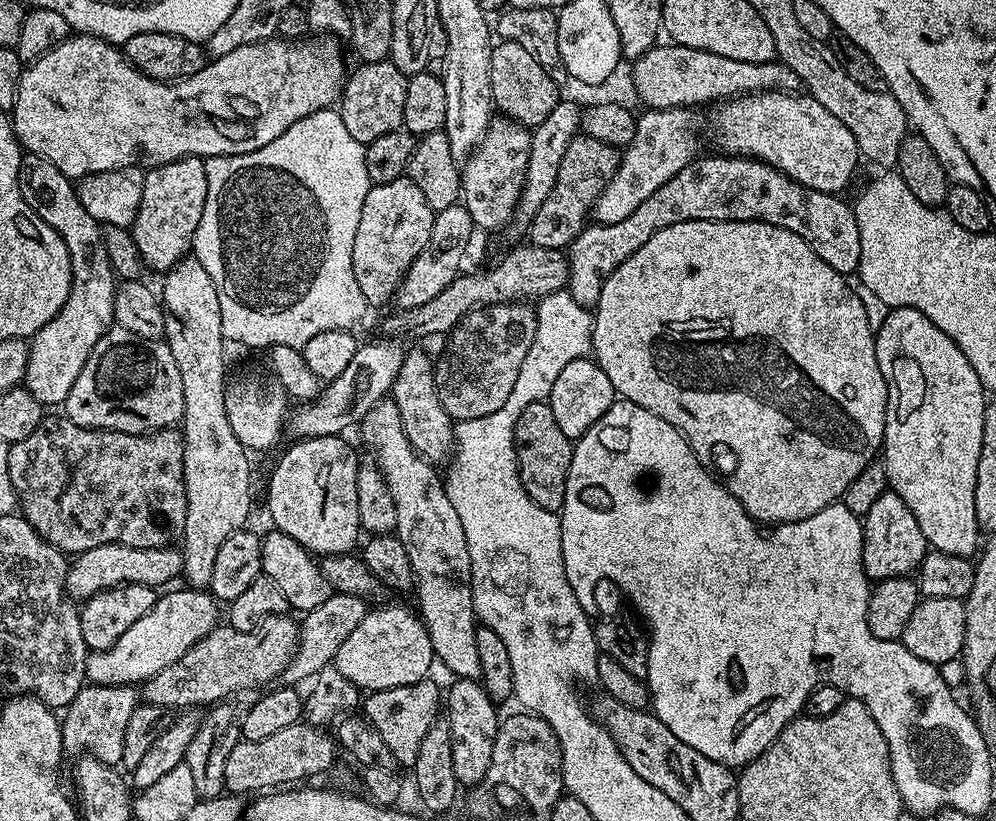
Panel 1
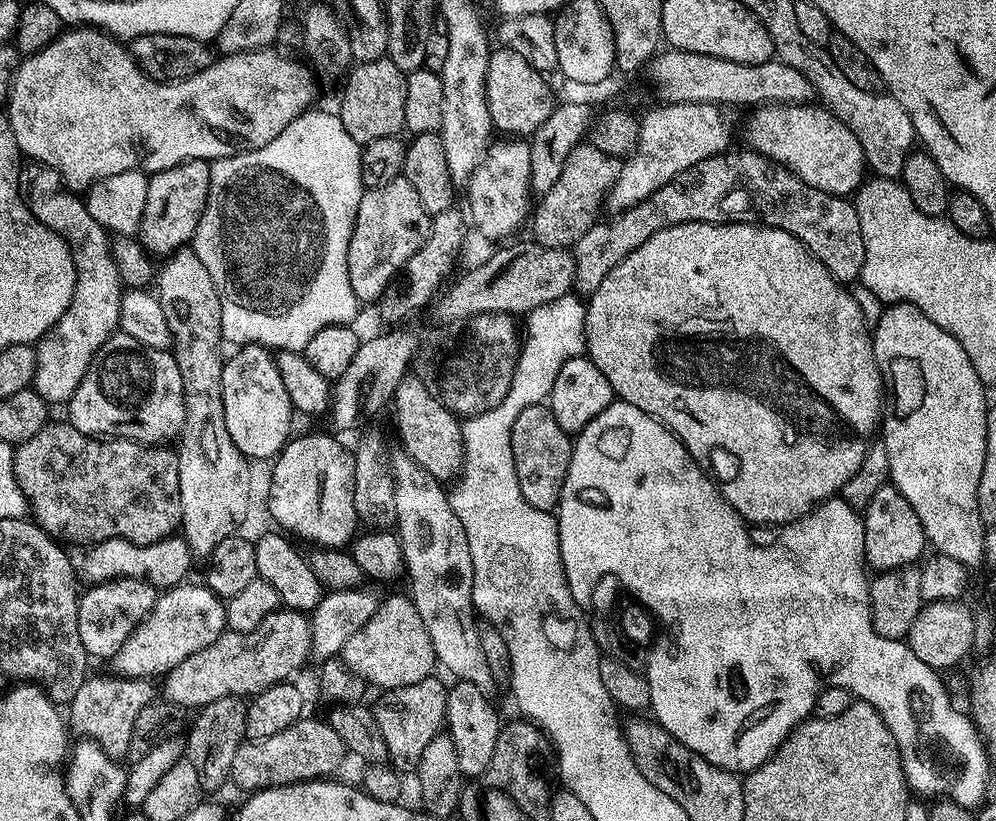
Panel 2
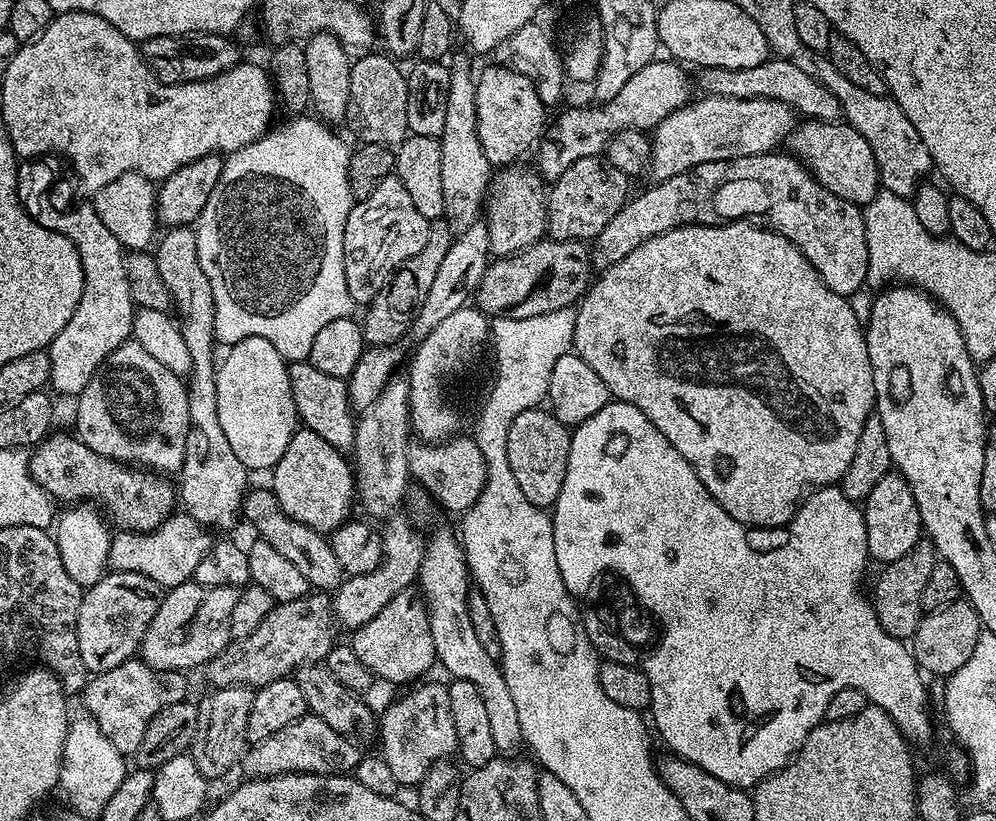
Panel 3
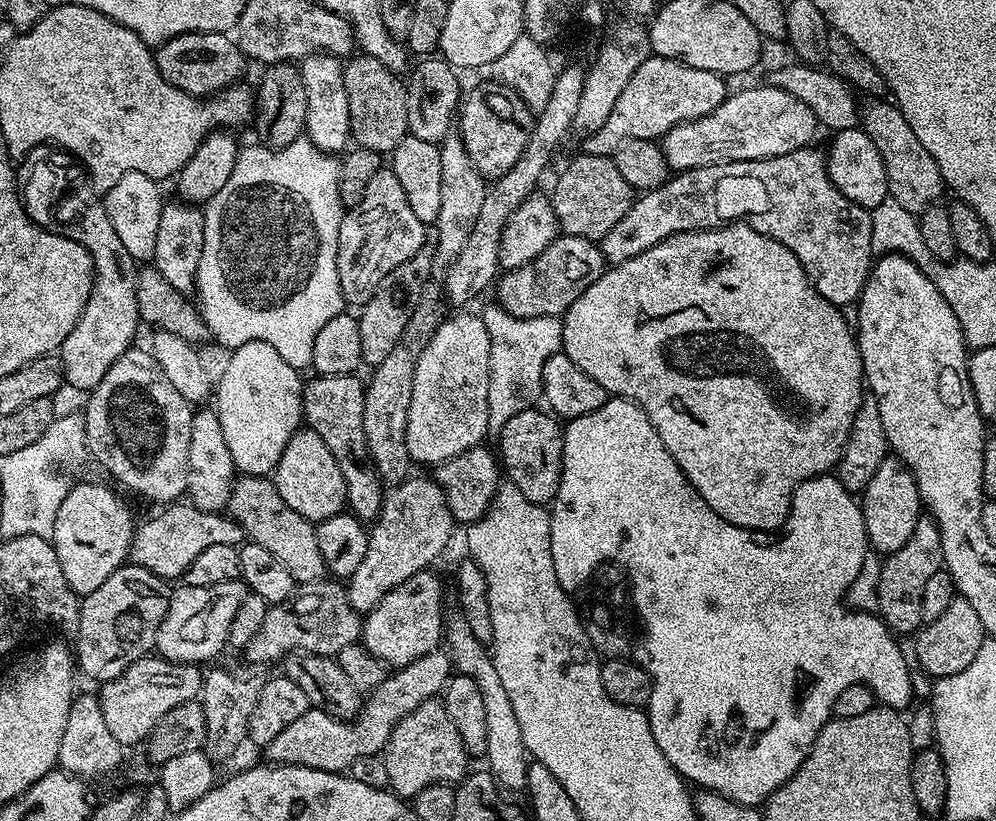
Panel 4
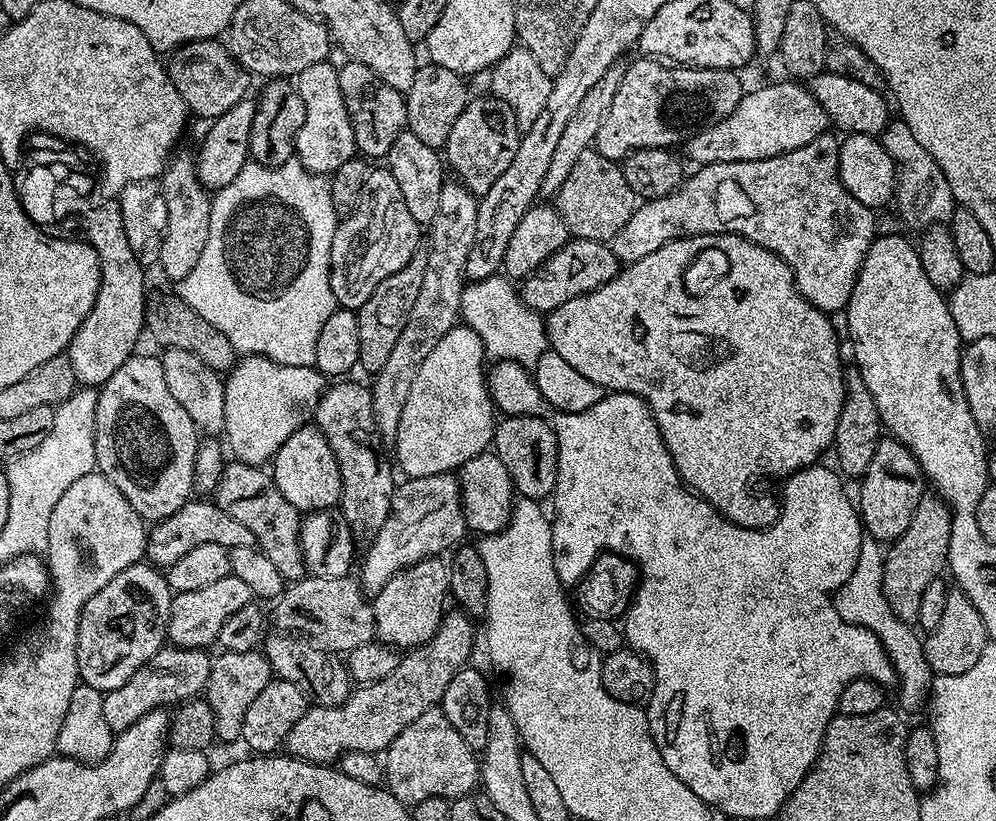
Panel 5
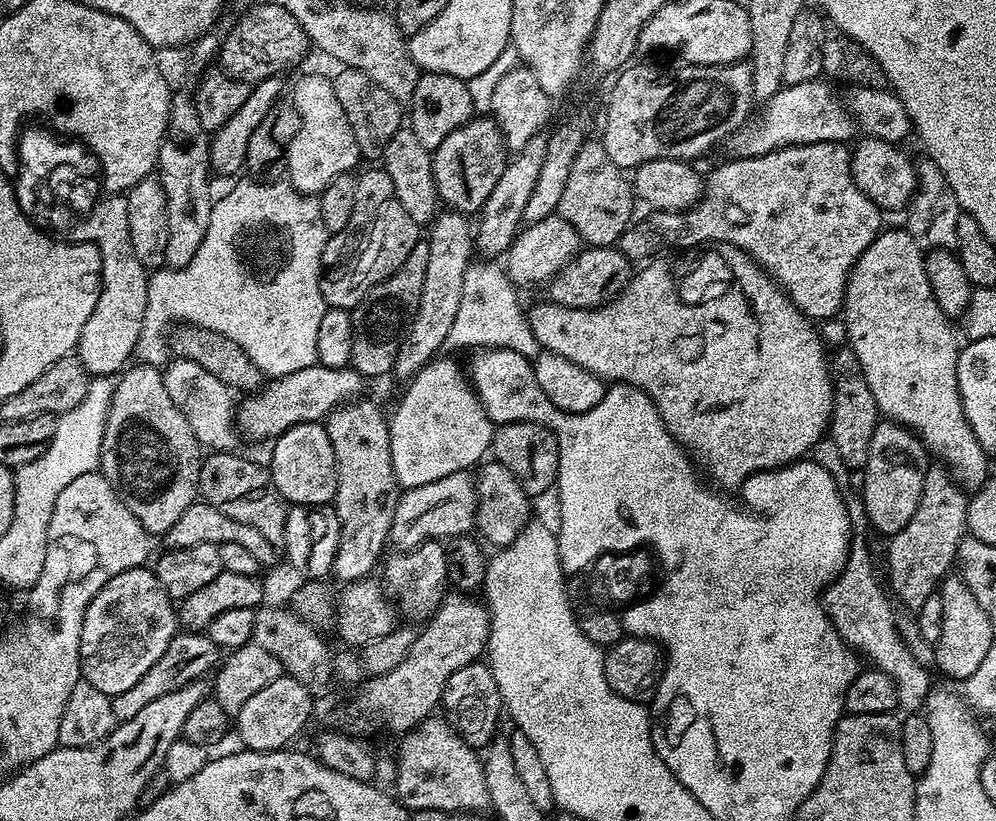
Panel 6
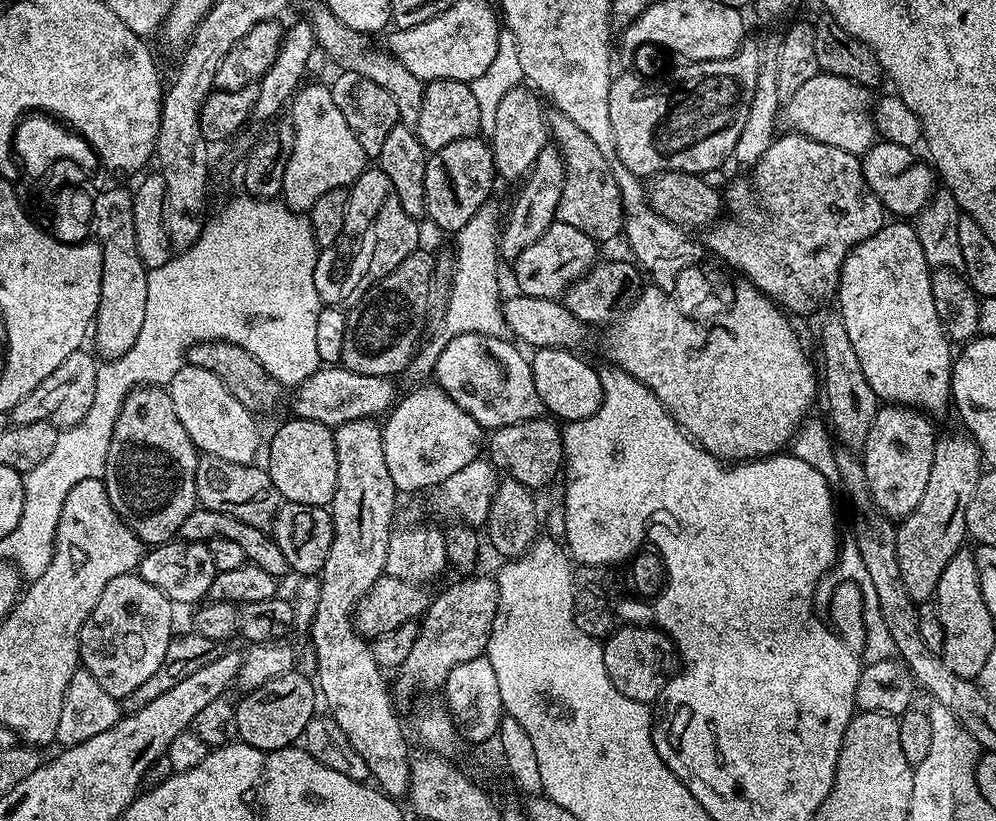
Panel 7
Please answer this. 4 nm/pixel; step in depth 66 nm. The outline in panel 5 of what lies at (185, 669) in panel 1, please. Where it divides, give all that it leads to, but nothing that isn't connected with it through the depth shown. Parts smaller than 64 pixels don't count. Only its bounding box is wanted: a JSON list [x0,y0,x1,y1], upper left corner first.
[275,575,377,654]

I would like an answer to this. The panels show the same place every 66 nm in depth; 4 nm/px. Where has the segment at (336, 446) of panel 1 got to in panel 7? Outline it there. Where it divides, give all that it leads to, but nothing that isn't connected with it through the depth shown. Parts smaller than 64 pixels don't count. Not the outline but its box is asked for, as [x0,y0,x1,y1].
[266,419,338,508]

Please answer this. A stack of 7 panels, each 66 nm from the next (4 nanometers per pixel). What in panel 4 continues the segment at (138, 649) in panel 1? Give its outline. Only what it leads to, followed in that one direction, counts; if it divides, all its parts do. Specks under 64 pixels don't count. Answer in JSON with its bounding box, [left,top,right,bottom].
[155,580,250,665]

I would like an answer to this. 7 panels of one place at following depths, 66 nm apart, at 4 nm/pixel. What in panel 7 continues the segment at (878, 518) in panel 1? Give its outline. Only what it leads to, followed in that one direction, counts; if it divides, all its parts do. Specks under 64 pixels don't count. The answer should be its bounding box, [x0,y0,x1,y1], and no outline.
[862,403,938,522]

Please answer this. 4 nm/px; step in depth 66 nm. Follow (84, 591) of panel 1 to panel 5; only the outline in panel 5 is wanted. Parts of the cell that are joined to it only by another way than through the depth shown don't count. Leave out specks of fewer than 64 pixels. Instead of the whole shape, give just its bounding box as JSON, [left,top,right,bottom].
[146,498,256,570]

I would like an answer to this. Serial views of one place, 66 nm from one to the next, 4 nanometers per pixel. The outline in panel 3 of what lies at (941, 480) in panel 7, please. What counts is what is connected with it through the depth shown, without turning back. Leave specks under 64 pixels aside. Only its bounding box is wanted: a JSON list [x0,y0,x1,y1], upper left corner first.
[870,538,937,641]

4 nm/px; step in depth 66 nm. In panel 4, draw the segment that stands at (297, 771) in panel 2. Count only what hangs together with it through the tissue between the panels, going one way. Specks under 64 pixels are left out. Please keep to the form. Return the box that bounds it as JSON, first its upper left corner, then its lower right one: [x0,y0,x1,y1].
[266,650,453,773]

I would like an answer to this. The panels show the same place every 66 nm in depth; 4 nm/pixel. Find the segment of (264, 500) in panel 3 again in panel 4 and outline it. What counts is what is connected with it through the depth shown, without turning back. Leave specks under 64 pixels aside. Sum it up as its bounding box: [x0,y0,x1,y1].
[227,475,325,585]

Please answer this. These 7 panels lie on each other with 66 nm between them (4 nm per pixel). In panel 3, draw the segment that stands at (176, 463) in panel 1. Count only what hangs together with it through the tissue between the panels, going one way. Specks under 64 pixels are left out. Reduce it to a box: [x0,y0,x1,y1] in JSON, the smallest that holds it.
[28,435,178,532]

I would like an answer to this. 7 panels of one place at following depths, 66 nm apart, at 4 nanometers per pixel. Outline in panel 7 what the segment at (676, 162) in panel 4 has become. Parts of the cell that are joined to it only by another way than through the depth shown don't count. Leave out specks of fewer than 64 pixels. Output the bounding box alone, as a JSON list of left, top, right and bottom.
[782,71,878,157]

